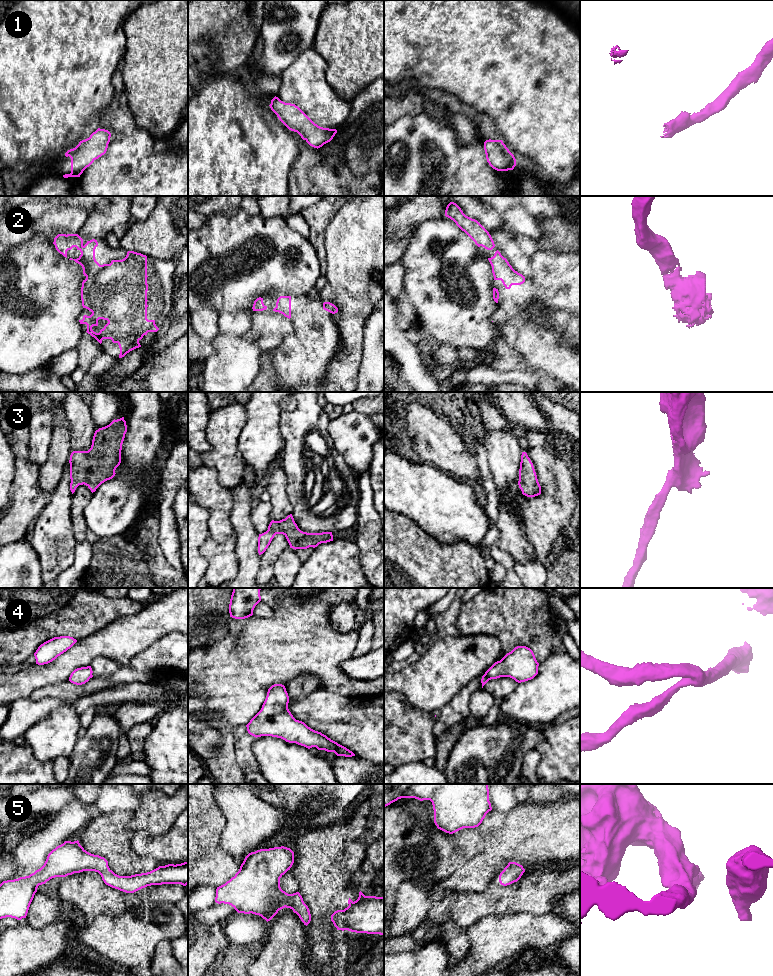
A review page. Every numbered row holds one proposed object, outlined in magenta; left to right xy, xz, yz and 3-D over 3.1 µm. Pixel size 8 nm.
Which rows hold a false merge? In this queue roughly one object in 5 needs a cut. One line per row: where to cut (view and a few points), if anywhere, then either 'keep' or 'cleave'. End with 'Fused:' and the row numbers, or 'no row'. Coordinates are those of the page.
1: no cut; keep
2: no cut; keep
3: no cut; keep
4: no cut; keep
5: no cut; keep
Fused: no row

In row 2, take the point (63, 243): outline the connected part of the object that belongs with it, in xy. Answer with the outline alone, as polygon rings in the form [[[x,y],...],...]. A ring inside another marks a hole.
[[[58,234],[53,244],[56,250],[67,258],[67,251],[76,247],[81,252],[77,259],[70,258],[83,268],[86,277],[82,282],[81,300],[83,308],[92,312],[90,316],[84,315],[80,324],[87,325],[87,333],[94,337],[100,344],[103,339],[111,339],[120,348],[119,358],[130,351],[141,347],[139,341],[148,332],[157,332],[159,328],[155,320],[147,319],[147,256],[134,251],[128,251],[122,260],[112,260],[110,264],[100,265],[95,259],[95,249],[98,242],[95,239],[83,244],[83,239],[78,234]],[[98,320],[107,320],[108,323],[96,333],[93,326],[98,326]]]

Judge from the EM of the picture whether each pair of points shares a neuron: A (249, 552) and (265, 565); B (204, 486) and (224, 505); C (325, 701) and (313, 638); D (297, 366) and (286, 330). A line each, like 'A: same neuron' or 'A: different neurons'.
A: different neurons
B: same neuron
C: different neurons
D: different neurons

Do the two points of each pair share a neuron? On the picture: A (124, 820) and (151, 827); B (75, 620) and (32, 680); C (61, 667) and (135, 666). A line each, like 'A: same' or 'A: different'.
A: different
B: different
C: different

